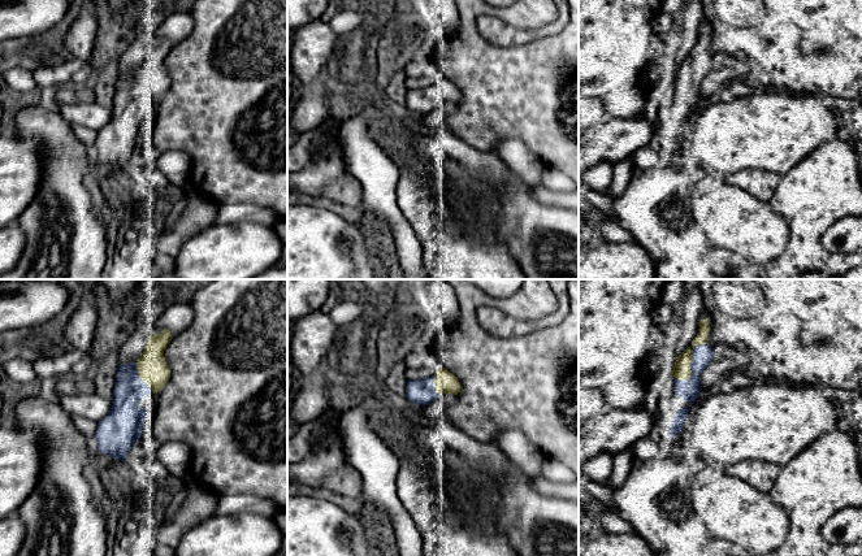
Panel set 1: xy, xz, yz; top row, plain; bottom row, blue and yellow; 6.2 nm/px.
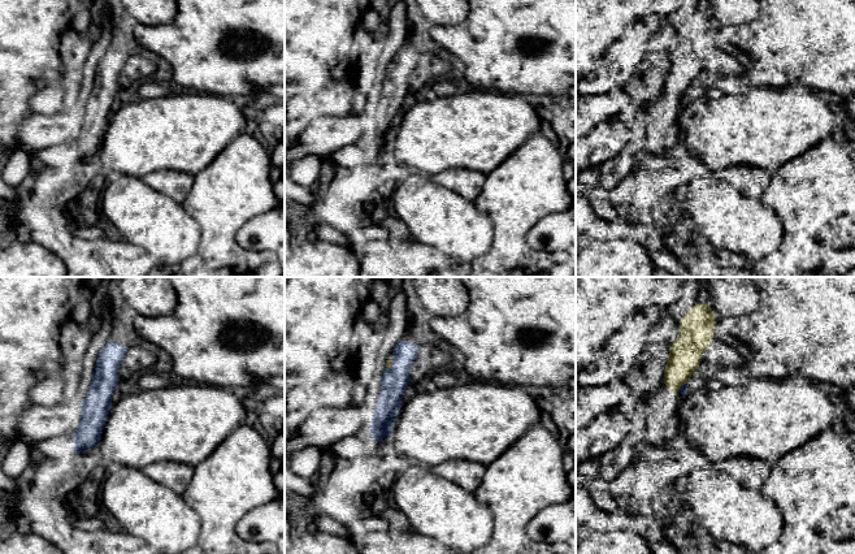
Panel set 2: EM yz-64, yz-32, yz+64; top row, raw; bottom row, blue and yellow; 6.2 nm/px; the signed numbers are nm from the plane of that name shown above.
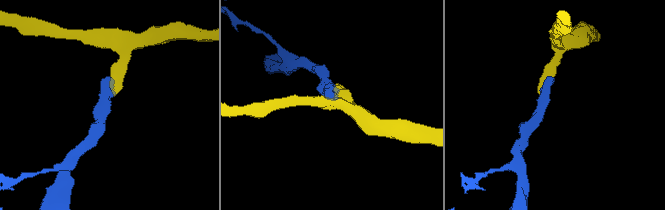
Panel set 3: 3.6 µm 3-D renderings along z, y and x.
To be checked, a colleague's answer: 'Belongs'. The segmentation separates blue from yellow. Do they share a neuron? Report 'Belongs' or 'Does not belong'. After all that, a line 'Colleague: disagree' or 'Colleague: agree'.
Belongs
Colleague: agree

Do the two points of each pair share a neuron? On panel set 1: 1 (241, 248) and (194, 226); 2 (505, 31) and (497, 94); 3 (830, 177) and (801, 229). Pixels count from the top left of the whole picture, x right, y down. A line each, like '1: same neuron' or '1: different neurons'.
1: different neurons
2: different neurons
3: same neuron

